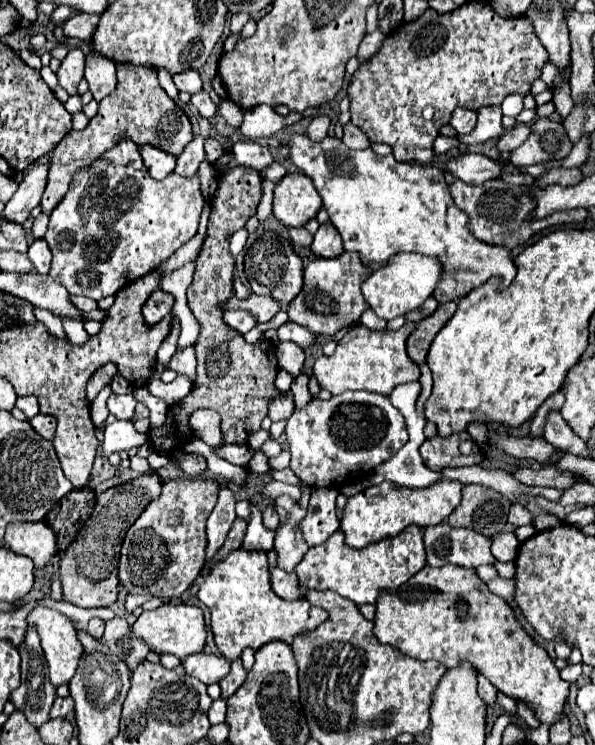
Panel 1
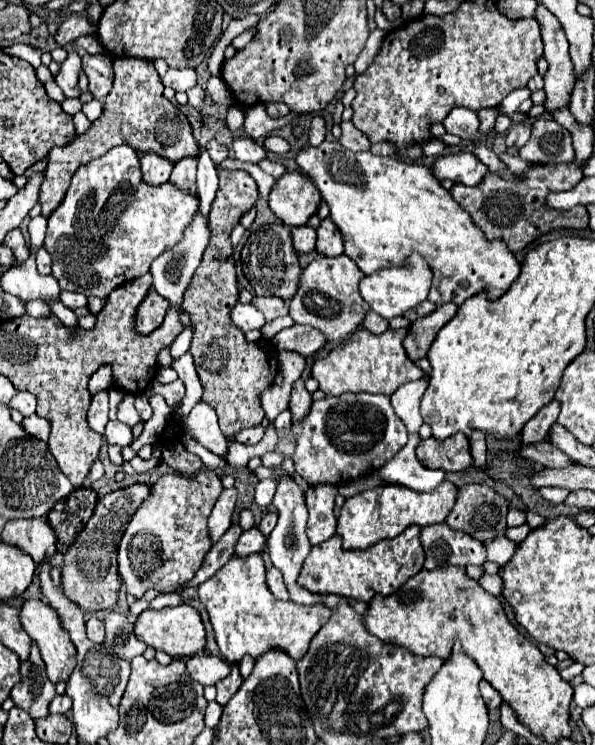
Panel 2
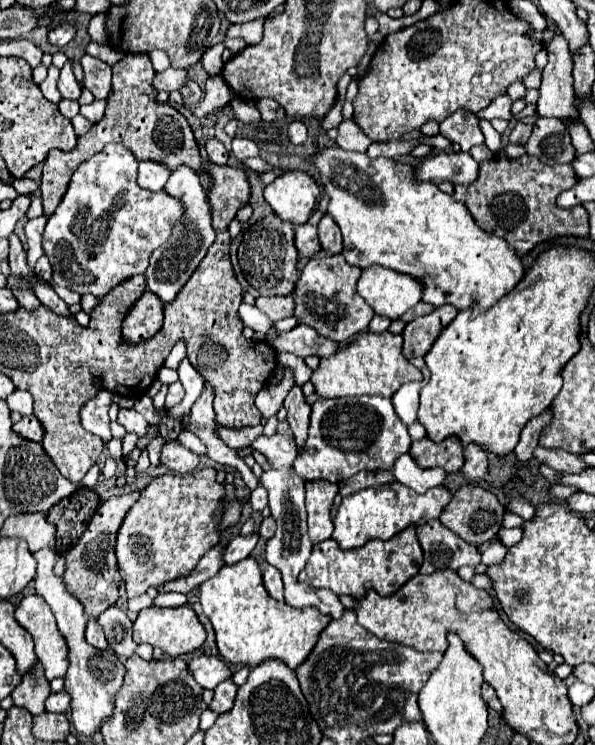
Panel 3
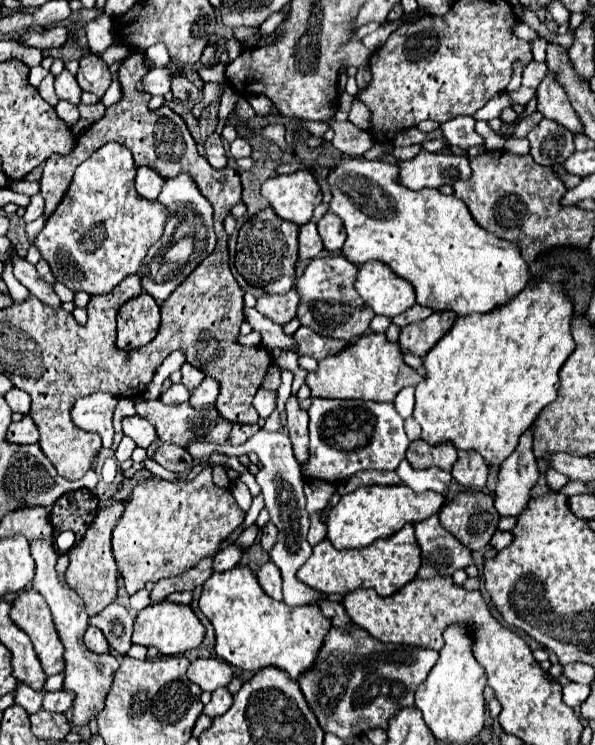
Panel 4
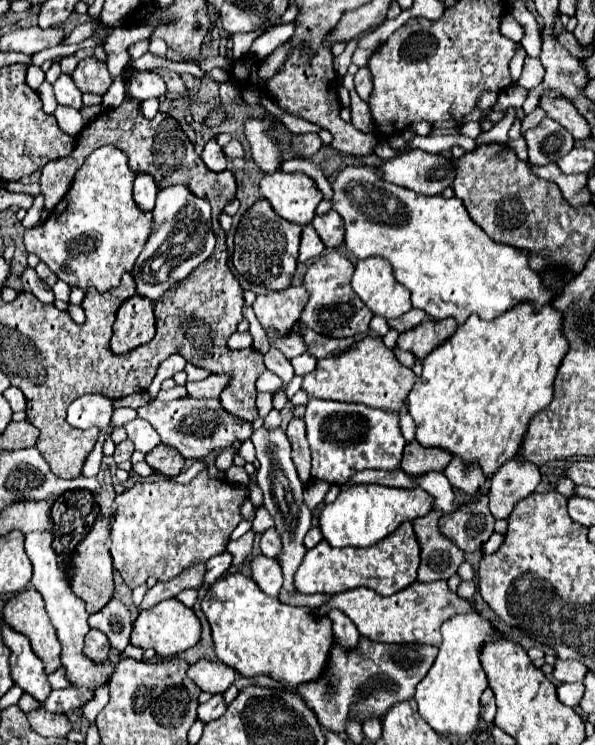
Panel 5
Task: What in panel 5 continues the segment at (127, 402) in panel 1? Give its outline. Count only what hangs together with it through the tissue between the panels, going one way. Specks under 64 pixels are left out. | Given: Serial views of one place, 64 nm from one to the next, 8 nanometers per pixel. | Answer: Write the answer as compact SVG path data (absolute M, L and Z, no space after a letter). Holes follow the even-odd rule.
M136 418L136 420L128 422L124 428L126 428L128 438L134 442L136 450L140 450L144 454L160 444L160 436L156 436L156 430L146 420Z

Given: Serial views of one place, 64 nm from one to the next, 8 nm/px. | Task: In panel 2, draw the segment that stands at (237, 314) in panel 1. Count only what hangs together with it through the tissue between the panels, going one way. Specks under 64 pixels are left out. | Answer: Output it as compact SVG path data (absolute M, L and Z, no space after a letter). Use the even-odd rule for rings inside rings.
M240 302L232 308L232 322L242 332L254 330L254 328L262 328L266 324L264 316L260 312L256 312L256 308L252 304L240 304Z

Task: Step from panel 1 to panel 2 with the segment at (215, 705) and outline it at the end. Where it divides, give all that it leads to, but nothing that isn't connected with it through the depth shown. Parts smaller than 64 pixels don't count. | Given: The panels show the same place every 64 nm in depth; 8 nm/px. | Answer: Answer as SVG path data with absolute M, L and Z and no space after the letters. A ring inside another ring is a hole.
M214 702L208 704L208 708L206 708L206 726L208 726L208 728L214 728L214 726L220 722L222 710L224 710L224 708L220 708L220 704L214 704Z

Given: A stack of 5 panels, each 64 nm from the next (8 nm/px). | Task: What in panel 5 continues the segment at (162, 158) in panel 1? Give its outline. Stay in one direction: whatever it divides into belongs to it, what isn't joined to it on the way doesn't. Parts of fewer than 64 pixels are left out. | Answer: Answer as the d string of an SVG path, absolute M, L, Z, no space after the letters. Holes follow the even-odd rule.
M148 172L136 174L136 180L134 180L134 200L136 200L136 204L142 210L154 208L156 194L158 194L158 188L156 188L156 180L152 180L152 174L148 174Z

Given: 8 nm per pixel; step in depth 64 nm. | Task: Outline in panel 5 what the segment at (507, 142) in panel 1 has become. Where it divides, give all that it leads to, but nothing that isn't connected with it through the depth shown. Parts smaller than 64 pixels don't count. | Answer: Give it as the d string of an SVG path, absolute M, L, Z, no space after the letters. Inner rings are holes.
M536 108L532 114L526 114L526 116L522 118L522 134L524 134L526 130L530 130L530 128L536 128L536 126L542 122L544 116L546 116L546 114L544 114L542 108Z

